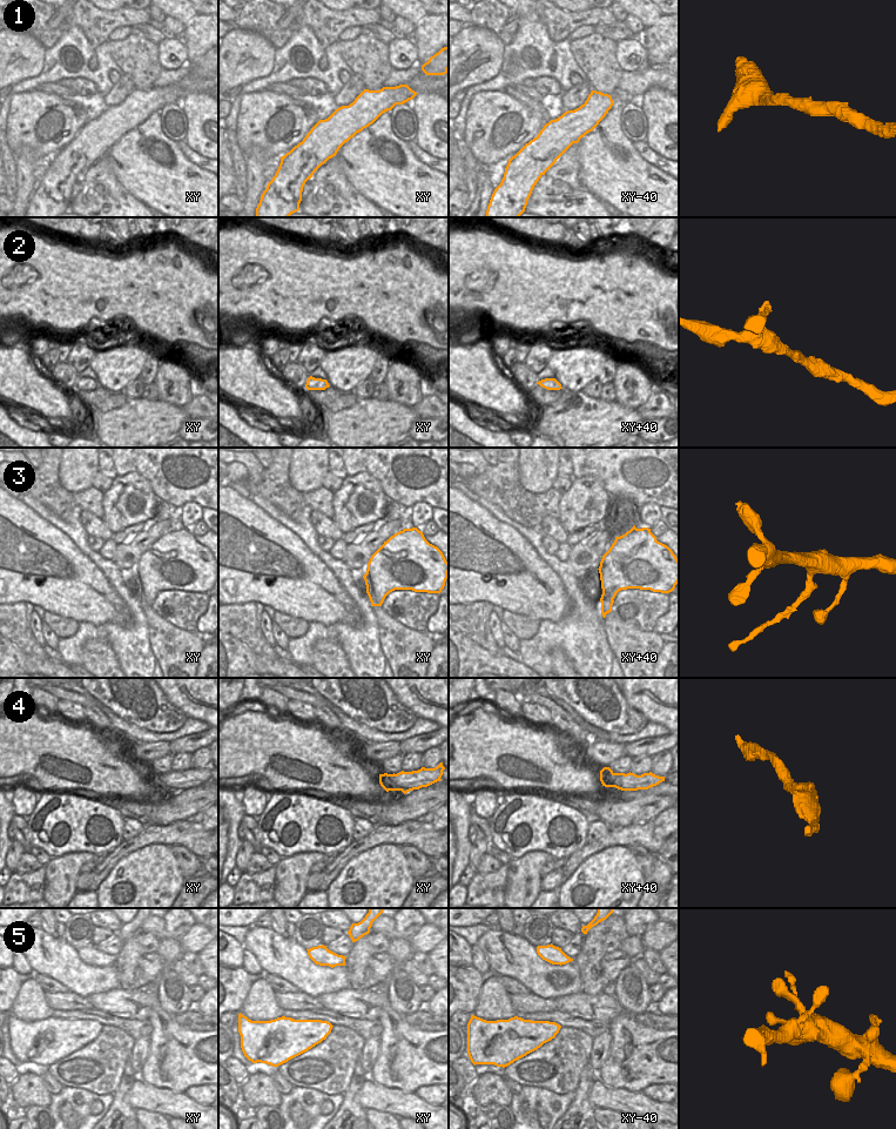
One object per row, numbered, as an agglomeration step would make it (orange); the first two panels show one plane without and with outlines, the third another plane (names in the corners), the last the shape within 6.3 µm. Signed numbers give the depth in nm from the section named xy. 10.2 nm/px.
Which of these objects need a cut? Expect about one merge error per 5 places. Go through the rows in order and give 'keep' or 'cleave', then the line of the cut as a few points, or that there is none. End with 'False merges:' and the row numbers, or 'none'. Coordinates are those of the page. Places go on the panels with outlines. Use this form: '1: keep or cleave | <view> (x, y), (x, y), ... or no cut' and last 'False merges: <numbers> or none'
1: keep | no cut
2: keep | no cut
3: cleave | xy (366, 591), (381, 604)
4: keep | no cut
5: keep | no cut
False merges: 3

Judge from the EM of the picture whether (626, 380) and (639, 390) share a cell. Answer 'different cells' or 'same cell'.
same cell

